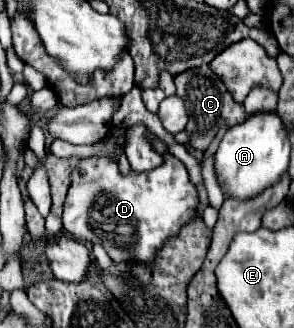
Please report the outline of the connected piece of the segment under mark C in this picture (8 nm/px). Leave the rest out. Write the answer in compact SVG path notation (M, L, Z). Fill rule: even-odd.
M199 67L199 69L183 71L181 75L175 77L175 85L177 85L177 95L185 101L185 107L191 115L189 123L187 123L187 131L191 133L191 139L189 139L187 147L191 151L203 153L211 145L211 141L213 141L213 137L215 137L215 133L219 131L221 125L227 123L229 127L233 127L233 125L241 123L243 119L247 119L245 107L231 99L231 93L227 91L225 83L213 71L209 75L209 69Z

